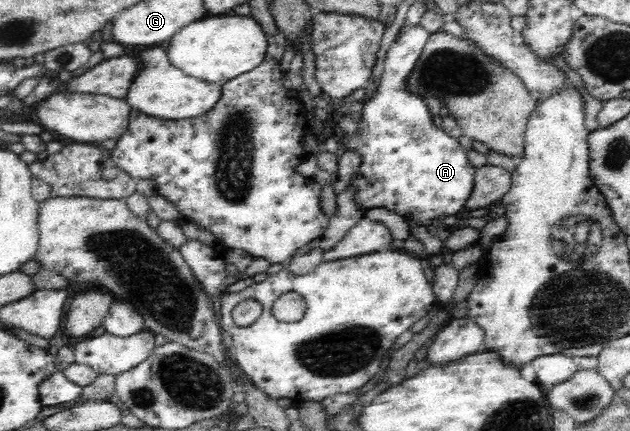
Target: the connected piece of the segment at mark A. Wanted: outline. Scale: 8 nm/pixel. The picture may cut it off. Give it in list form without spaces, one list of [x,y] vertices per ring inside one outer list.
[[[418,24],[406,28],[390,46],[386,53],[384,72],[379,80],[378,91],[363,105],[362,121],[358,123],[360,131],[354,134],[347,132],[342,137],[341,144],[341,152],[354,150],[362,158],[360,165],[352,173],[352,179],[348,185],[356,189],[354,195],[356,205],[360,210],[388,209],[404,219],[414,217],[424,227],[433,225],[434,219],[442,214],[452,216],[464,212],[465,204],[474,190],[476,176],[476,167],[470,164],[467,152],[458,139],[434,125],[424,97],[408,91],[407,81],[430,34],[422,27],[422,24]]]

